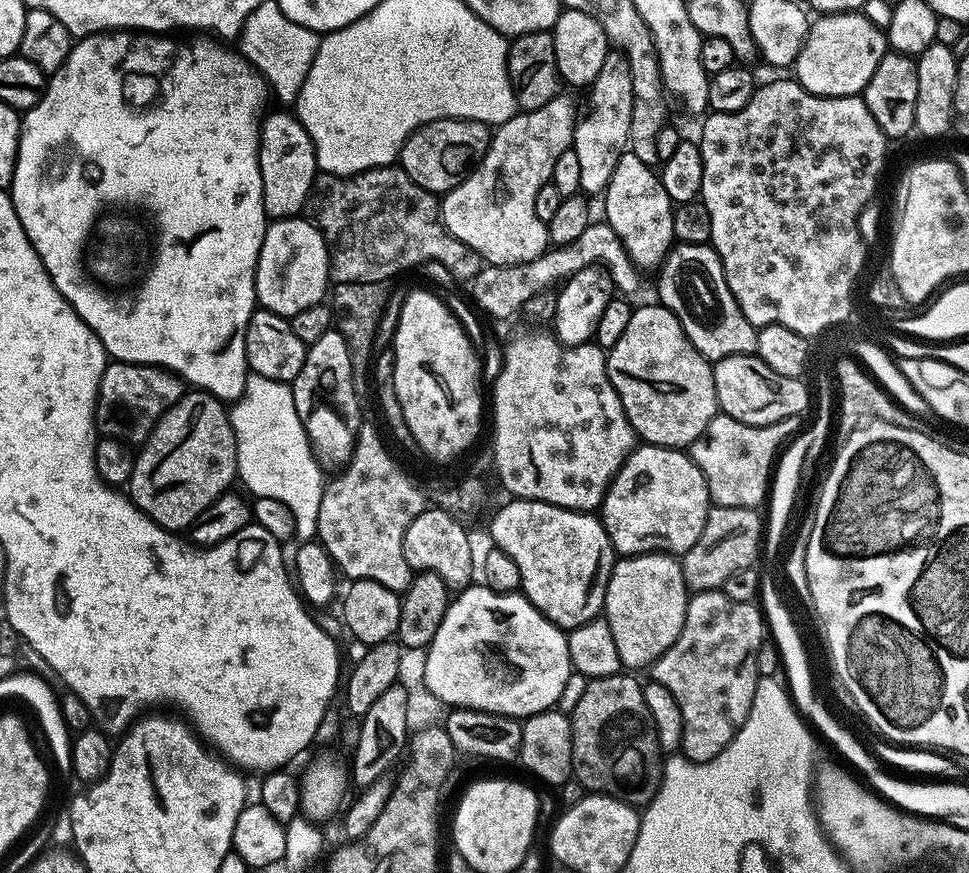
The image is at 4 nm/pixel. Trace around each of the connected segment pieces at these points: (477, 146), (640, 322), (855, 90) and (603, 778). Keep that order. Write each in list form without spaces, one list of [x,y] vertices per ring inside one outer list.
[[[435,120],[412,132],[400,151],[399,167],[418,186],[443,194],[462,183],[488,153],[490,132],[477,120]]]
[[[653,302],[653,304],[644,304],[633,307],[630,314],[630,323],[626,326],[622,338],[618,338],[618,342],[614,342],[612,348],[607,349],[608,357],[608,377],[614,386],[614,390],[618,394],[618,398],[622,402],[622,410],[626,414],[626,418],[630,422],[630,426],[636,431],[637,437],[643,443],[657,444],[659,448],[678,448],[687,449],[692,445],[698,437],[706,430],[706,426],[710,426],[712,419],[718,415],[718,405],[716,403],[716,391],[714,390],[714,374],[712,373],[712,364],[705,356],[703,356],[697,348],[690,342],[690,338],[686,334],[686,330],[682,330],[682,326],[678,322],[678,318],[674,318],[674,314],[663,304]]]
[[[859,11],[824,14],[816,19],[811,21],[808,37],[796,59],[795,79],[816,96],[860,96],[878,62],[889,51],[885,29],[874,26]]]
[[[617,674],[606,677],[598,677],[589,679],[586,691],[582,694],[578,706],[574,706],[574,710],[570,714],[572,722],[572,774],[574,779],[582,782],[582,786],[592,794],[602,796],[612,796],[615,800],[625,800],[626,803],[633,806],[646,806],[654,798],[656,789],[660,786],[660,774],[662,771],[662,753],[660,744],[656,741],[656,729],[652,727],[652,717],[648,714],[648,707],[644,701],[644,689],[641,681],[636,681],[632,674]]]

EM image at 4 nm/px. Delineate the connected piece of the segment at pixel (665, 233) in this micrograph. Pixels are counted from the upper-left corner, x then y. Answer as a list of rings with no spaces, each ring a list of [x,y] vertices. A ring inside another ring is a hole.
[[[630,150],[624,152],[622,158],[618,158],[618,166],[614,166],[614,174],[602,193],[603,200],[607,227],[618,234],[628,256],[641,269],[659,269],[674,247],[674,205],[653,165],[642,162],[642,158]]]

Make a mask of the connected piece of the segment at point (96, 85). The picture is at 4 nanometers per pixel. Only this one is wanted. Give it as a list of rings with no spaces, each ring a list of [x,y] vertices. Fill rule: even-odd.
[[[136,30],[102,32],[94,36],[77,39],[71,45],[64,63],[61,64],[56,72],[47,77],[44,94],[40,97],[38,103],[23,113],[20,145],[16,151],[16,169],[14,170],[10,195],[14,210],[18,214],[18,222],[22,222],[22,230],[26,230],[26,238],[34,246],[38,258],[42,258],[42,266],[46,266],[54,286],[62,294],[62,298],[79,314],[82,322],[86,322],[86,326],[90,326],[90,330],[102,342],[105,352],[108,353],[113,361],[125,360],[128,364],[150,364],[154,368],[163,368],[169,372],[175,372],[181,380],[187,382],[193,389],[209,392],[212,396],[217,396],[221,402],[235,402],[244,395],[244,387],[250,375],[248,359],[246,358],[246,330],[252,313],[258,307],[256,299],[256,263],[260,257],[264,235],[270,223],[269,216],[264,212],[262,174],[260,173],[260,126],[262,113],[265,111],[264,95],[269,95],[270,88],[264,77],[242,55],[237,54],[235,51],[232,53],[228,49],[231,47],[225,46],[223,43],[213,42],[208,38],[200,38],[204,40],[196,40],[193,44],[183,44],[180,40],[168,39],[172,38],[164,34],[141,34]]]

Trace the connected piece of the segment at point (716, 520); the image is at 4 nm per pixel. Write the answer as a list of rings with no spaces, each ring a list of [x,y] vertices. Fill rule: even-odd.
[[[709,507],[706,526],[702,526],[698,542],[694,542],[694,546],[690,546],[690,550],[686,550],[680,560],[680,569],[689,589],[693,593],[723,589],[730,574],[746,570],[757,563],[756,559],[762,556],[764,535],[765,521],[757,509]]]

